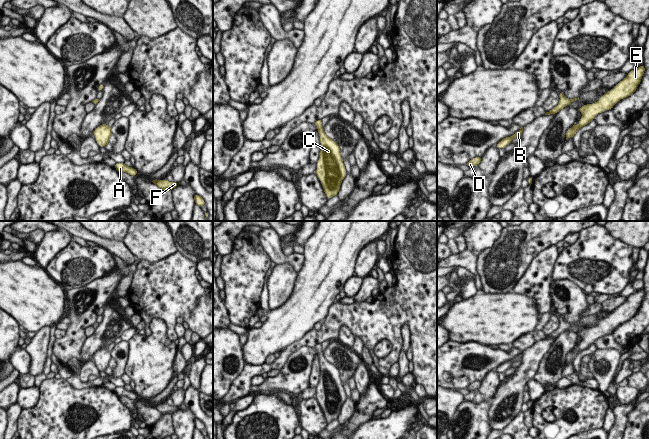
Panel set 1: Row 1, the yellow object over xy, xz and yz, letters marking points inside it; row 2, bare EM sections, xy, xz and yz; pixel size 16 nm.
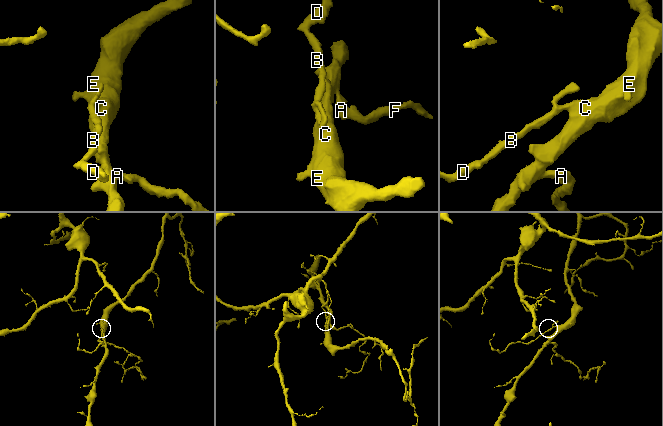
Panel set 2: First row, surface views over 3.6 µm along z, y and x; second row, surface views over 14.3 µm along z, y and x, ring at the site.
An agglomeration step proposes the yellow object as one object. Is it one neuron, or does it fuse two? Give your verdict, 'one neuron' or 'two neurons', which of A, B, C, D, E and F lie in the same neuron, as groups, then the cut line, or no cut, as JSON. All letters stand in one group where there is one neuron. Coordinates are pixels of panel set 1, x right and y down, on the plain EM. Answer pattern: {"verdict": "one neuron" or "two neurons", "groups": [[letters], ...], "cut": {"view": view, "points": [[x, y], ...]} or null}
{"verdict": "one neuron", "groups": [["A", "B", "C", "D", "E", "F"]], "cut": null}

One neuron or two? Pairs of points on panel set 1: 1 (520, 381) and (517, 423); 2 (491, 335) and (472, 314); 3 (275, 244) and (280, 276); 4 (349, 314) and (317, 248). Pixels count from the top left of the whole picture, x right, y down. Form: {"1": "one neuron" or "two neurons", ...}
{"1": "two neurons", "2": "one neuron", "3": "two neurons", "4": "two neurons"}

